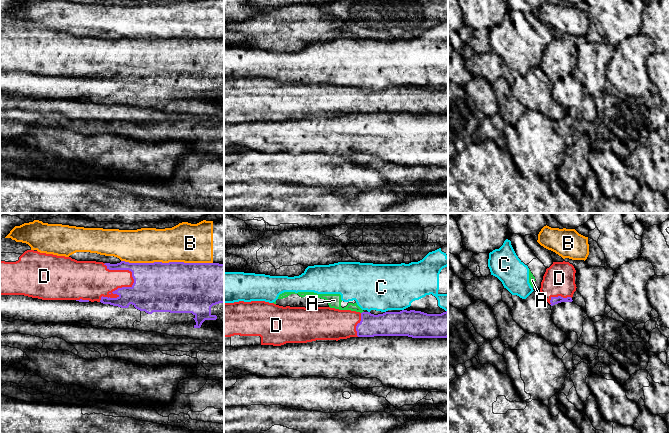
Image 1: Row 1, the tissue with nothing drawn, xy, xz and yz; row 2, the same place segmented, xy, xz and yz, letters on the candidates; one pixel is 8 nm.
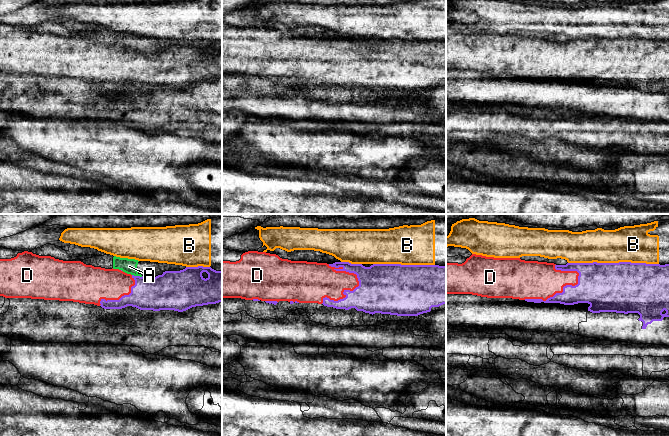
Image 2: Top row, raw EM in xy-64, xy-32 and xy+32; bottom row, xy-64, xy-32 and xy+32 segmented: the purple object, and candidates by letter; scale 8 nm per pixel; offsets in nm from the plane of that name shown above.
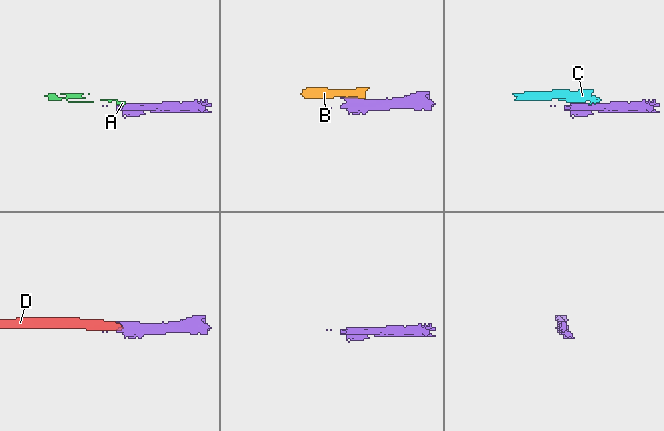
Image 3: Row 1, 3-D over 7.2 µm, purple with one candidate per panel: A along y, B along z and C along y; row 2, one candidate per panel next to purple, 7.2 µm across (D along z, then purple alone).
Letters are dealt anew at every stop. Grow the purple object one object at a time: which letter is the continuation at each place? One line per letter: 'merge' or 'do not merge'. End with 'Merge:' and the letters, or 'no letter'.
A: do not merge
B: do not merge
C: do not merge
D: merge
Merge: D

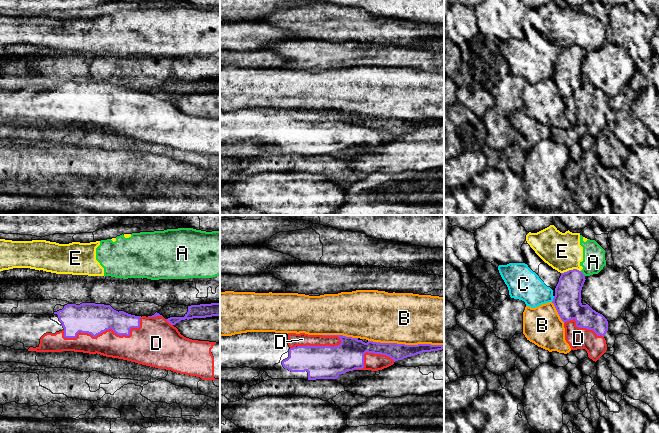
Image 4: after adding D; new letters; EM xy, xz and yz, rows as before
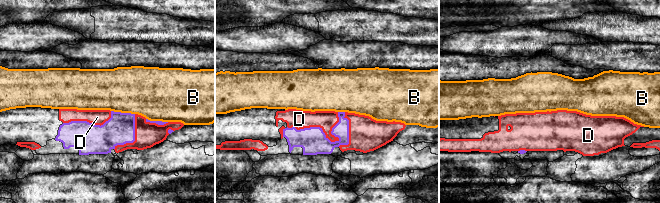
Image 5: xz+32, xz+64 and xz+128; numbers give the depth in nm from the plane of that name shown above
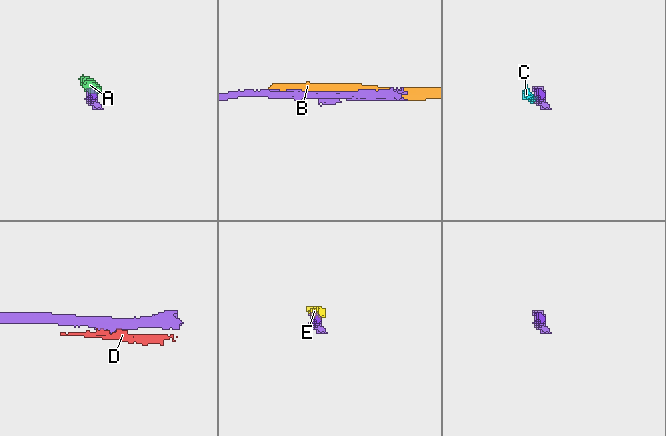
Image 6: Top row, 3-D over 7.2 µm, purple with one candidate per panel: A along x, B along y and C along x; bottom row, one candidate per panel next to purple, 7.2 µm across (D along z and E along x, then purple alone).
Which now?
A: do not merge
B: do not merge
C: do not merge
D: do not merge
E: do not merge
Merge: no letter

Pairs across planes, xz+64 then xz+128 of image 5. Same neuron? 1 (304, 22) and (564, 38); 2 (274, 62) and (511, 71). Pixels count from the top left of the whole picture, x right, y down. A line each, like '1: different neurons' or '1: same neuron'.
1: different neurons
2: same neuron

